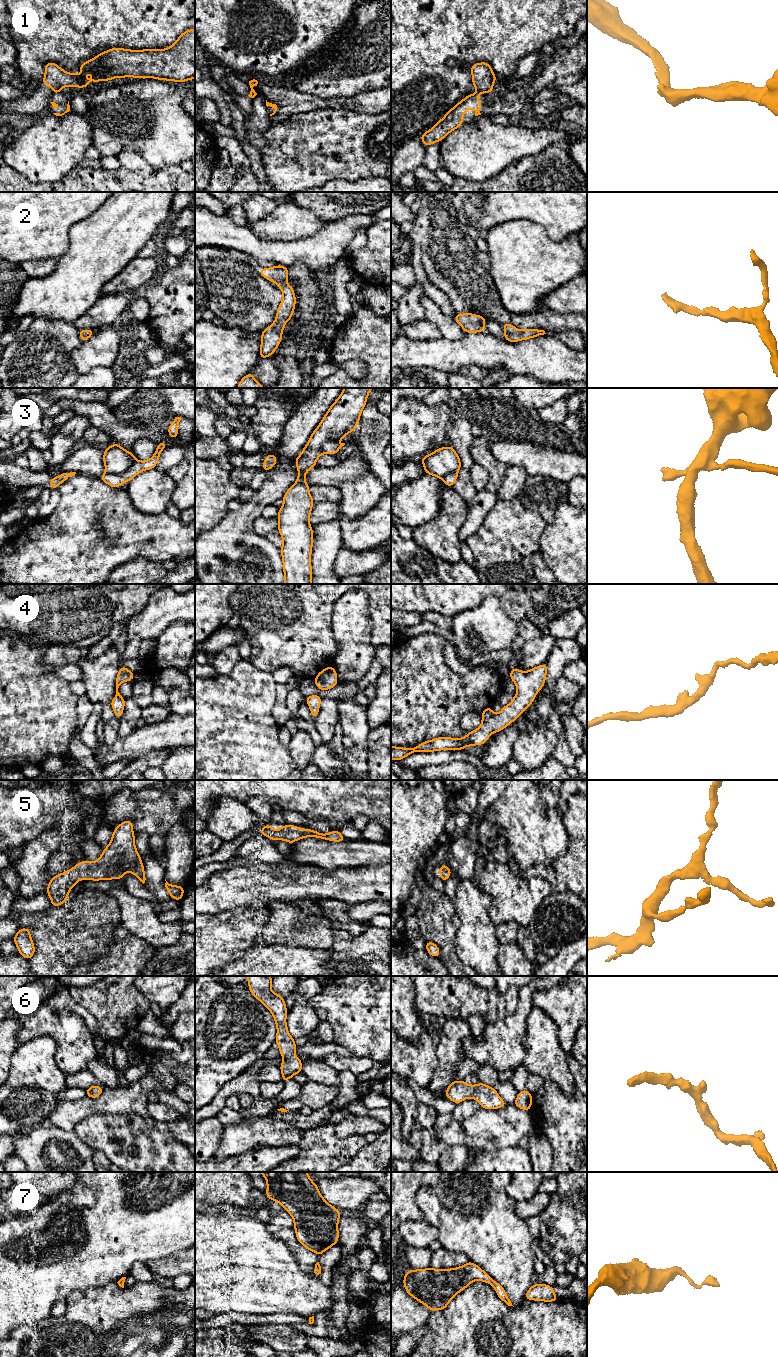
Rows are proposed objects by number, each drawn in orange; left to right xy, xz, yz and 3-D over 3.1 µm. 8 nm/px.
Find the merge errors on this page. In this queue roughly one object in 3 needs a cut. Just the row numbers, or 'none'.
1, 3

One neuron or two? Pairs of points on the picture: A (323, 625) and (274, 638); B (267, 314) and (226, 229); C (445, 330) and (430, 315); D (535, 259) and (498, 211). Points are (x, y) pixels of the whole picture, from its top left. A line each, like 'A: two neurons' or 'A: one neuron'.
A: one neuron
B: two neurons
C: one neuron
D: two neurons

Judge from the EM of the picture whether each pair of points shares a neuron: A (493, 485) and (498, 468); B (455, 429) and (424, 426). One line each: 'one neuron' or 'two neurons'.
A: one neuron
B: two neurons

